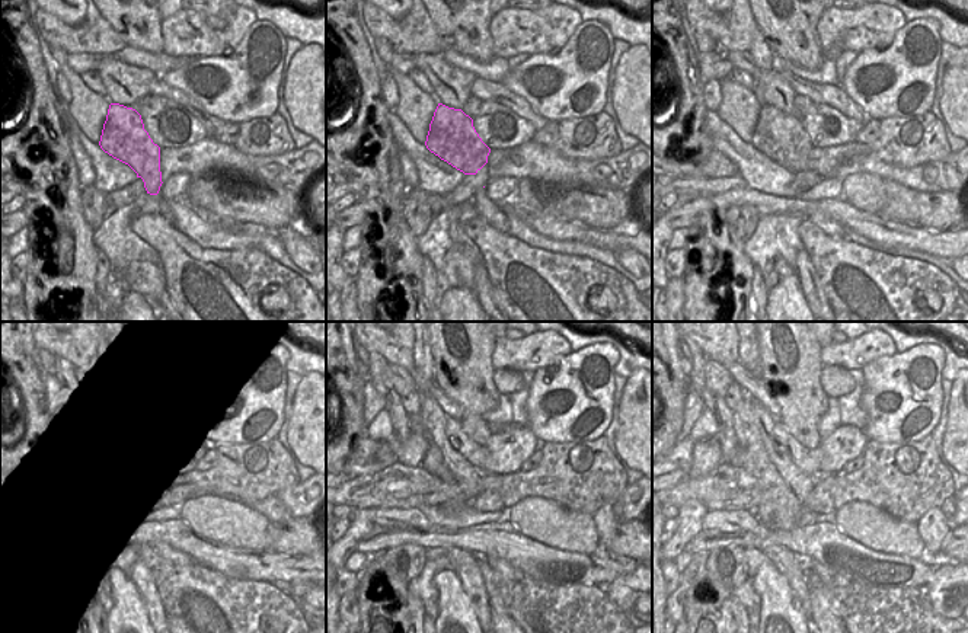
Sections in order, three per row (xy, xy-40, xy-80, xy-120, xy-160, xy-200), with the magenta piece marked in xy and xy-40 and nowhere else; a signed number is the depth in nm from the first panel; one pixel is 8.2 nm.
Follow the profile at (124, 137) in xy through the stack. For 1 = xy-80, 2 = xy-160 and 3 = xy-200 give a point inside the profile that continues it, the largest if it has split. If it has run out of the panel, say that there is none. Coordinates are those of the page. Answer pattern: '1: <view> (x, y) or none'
1: xy-80 (779, 136)
2: xy-160 (500, 565)
3: xy-200 (831, 579)

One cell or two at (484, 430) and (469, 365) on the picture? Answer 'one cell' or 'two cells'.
one cell

